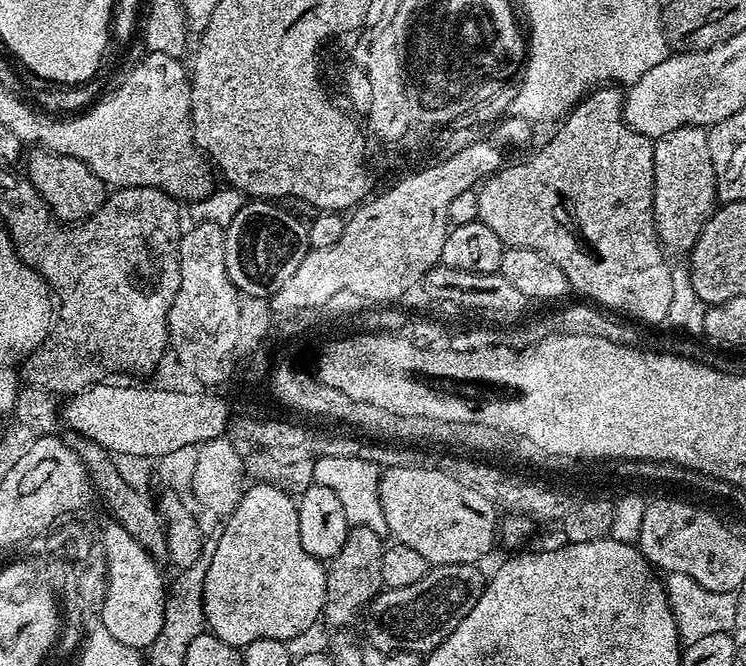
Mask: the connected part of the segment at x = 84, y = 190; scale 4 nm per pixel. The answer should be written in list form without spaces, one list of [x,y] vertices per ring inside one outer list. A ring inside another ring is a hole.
[[[32,150],[27,153],[28,172],[26,179],[35,186],[53,216],[61,222],[89,220],[106,202],[106,186],[78,158],[63,156],[57,152]],[[32,152],[32,153],[30,153]]]

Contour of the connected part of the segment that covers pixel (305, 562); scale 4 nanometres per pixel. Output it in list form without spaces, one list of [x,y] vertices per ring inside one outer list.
[[[249,483],[237,508],[224,525],[221,542],[214,553],[204,582],[204,623],[213,636],[222,638],[230,646],[243,650],[259,639],[292,642],[312,623],[321,619],[326,600],[326,568],[302,550],[298,538],[298,510],[296,500],[285,489],[272,484]]]

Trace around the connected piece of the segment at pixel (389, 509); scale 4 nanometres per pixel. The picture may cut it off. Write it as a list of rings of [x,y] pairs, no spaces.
[[[385,468],[380,473],[380,484],[377,486],[380,495],[382,513],[385,515],[385,526],[392,534],[391,539],[397,544],[411,546],[428,560],[429,565],[438,564],[475,564],[492,548],[492,543],[498,540],[498,520],[496,524],[497,505],[484,498],[477,491],[462,486],[449,475],[436,469],[401,469]]]

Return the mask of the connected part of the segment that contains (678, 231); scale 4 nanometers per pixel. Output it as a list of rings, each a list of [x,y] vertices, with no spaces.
[[[688,124],[685,128],[670,130],[670,134],[660,137],[653,143],[654,150],[654,222],[656,233],[660,235],[660,242],[669,253],[691,253],[692,248],[698,242],[705,224],[708,223],[712,213],[718,207],[716,199],[716,175],[714,174],[714,162],[710,162],[710,142],[705,129],[697,128],[694,124]]]

